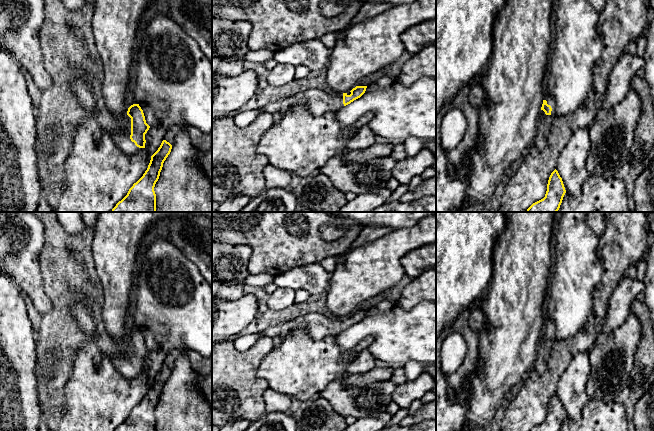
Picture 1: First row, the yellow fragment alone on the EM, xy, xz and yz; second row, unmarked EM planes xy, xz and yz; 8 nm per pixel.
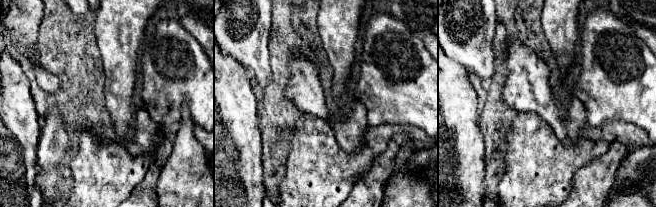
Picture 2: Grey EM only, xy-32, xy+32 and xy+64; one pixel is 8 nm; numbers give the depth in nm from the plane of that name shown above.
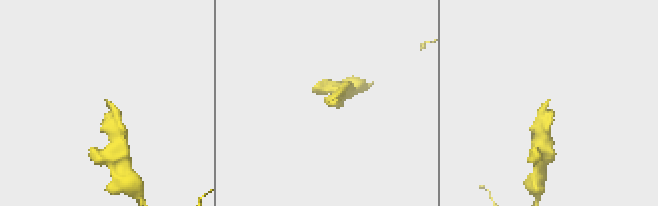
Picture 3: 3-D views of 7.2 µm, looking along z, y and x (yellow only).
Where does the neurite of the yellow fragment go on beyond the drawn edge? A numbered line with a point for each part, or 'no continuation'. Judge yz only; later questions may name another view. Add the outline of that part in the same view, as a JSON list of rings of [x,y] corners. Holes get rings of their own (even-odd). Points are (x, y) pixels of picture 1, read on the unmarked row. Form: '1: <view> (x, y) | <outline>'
1: yz (545, 345) | [[[547,318],[545,321],[547,328],[551,330],[552,335],[550,339],[546,339],[543,334],[539,338],[539,343],[537,347],[537,356],[533,365],[533,369],[540,375],[542,375],[547,368],[547,363],[550,358],[550,351],[552,349],[555,339],[555,323],[551,318]]]

